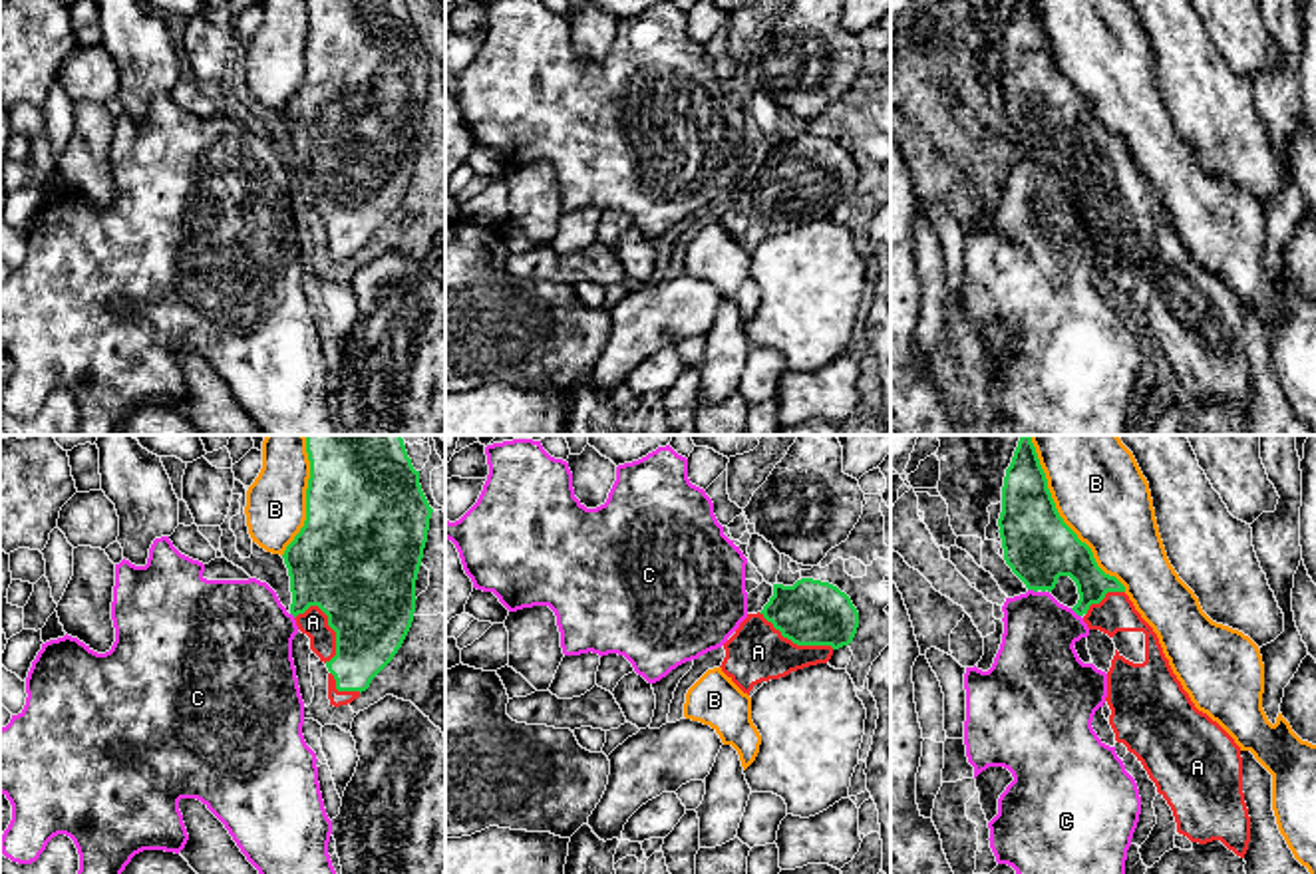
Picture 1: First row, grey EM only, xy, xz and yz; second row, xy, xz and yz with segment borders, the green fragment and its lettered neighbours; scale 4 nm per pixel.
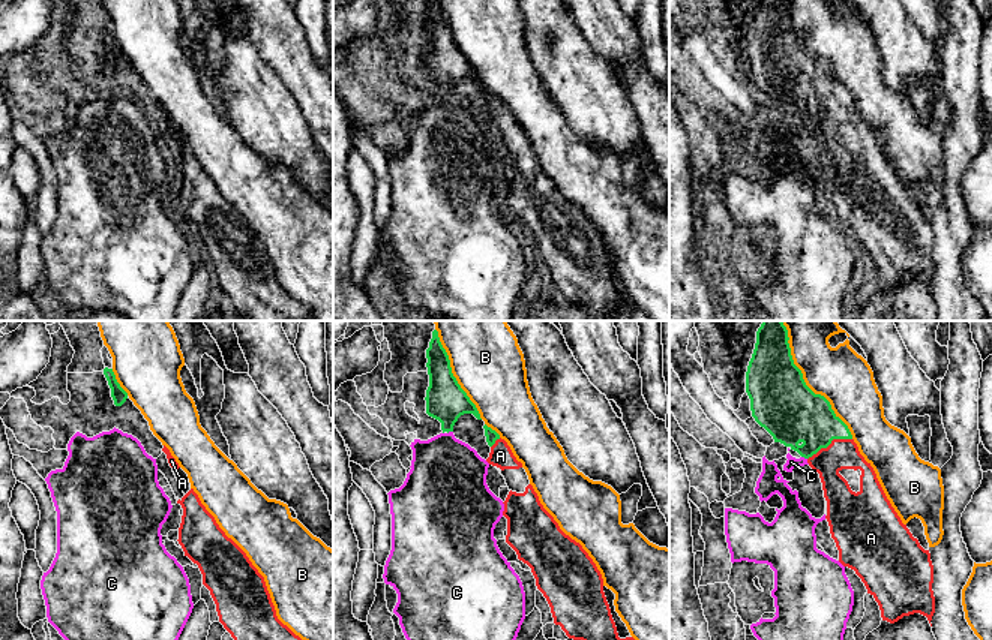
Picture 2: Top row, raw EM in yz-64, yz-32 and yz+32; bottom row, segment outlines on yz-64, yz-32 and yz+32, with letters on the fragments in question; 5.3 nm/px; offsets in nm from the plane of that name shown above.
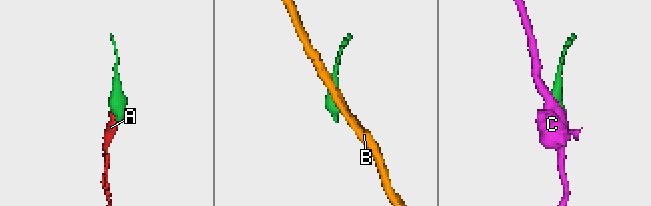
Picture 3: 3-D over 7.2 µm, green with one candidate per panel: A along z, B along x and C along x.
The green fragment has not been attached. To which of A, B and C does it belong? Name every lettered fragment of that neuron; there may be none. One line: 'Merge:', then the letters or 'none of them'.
Merge: A

